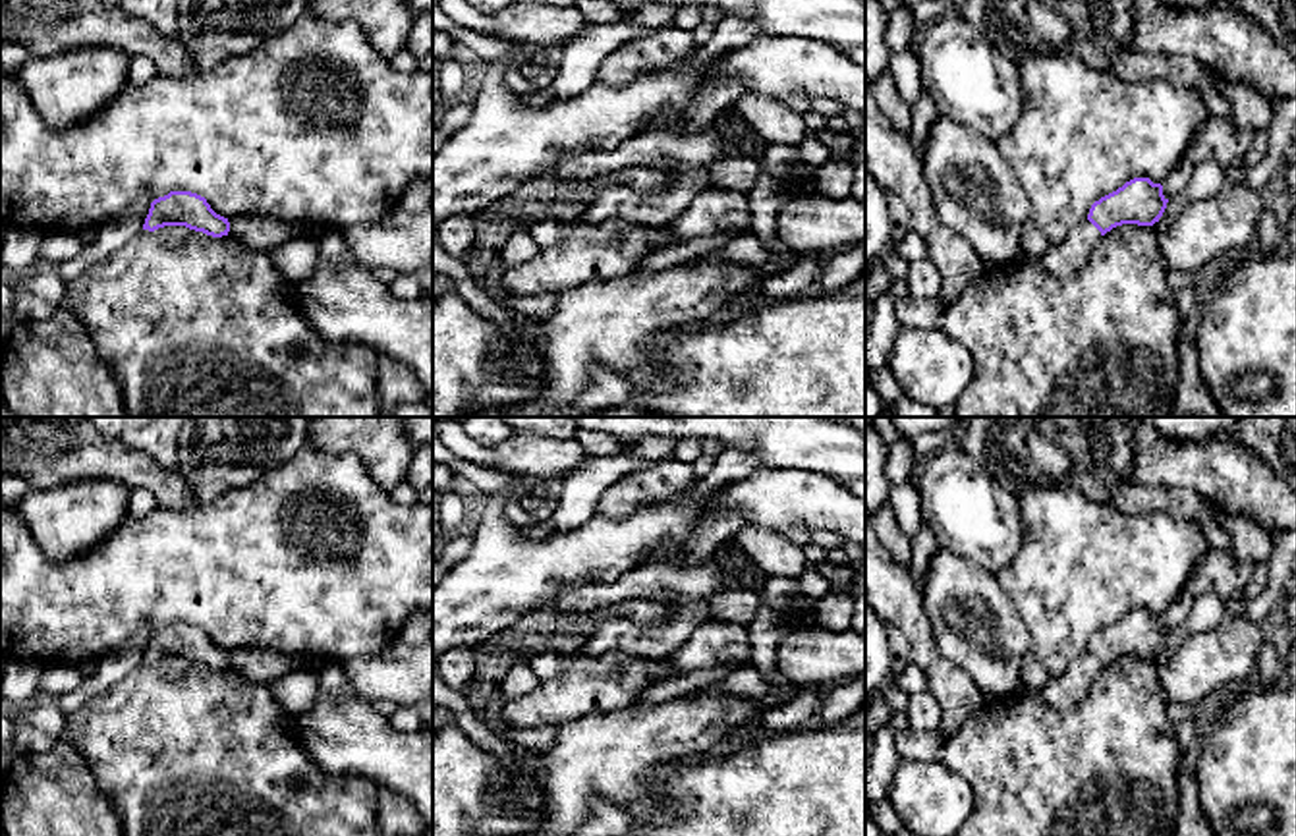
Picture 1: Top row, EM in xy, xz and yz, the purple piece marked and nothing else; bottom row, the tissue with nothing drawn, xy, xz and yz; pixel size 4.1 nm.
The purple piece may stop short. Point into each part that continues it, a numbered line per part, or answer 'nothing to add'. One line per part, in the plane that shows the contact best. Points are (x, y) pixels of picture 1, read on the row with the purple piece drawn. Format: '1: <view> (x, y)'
1: yz (1065, 259)

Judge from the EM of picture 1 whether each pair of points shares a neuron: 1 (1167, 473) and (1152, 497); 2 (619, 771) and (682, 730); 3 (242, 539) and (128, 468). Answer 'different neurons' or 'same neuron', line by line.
1: different neurons
2: same neuron
3: different neurons

